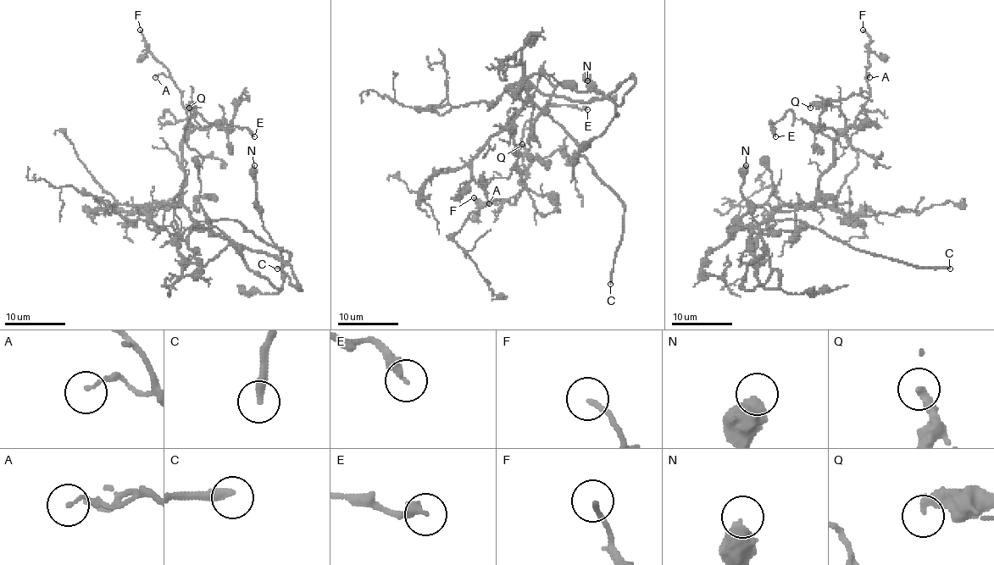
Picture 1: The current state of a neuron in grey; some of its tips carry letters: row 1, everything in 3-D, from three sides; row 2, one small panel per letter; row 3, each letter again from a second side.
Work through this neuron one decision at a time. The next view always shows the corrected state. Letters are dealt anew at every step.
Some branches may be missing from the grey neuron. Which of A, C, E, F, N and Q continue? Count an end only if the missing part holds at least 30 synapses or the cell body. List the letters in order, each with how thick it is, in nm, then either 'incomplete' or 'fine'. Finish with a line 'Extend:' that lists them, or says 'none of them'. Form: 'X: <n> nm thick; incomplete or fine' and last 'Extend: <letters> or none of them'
A: 110 nm thick; fine
C: 320 nm thick; incomplete
E: 360 nm thick; fine
F: 160 nm thick; fine
N: 600 nm thick; fine
Q: 280 nm thick; fine
Extend: C

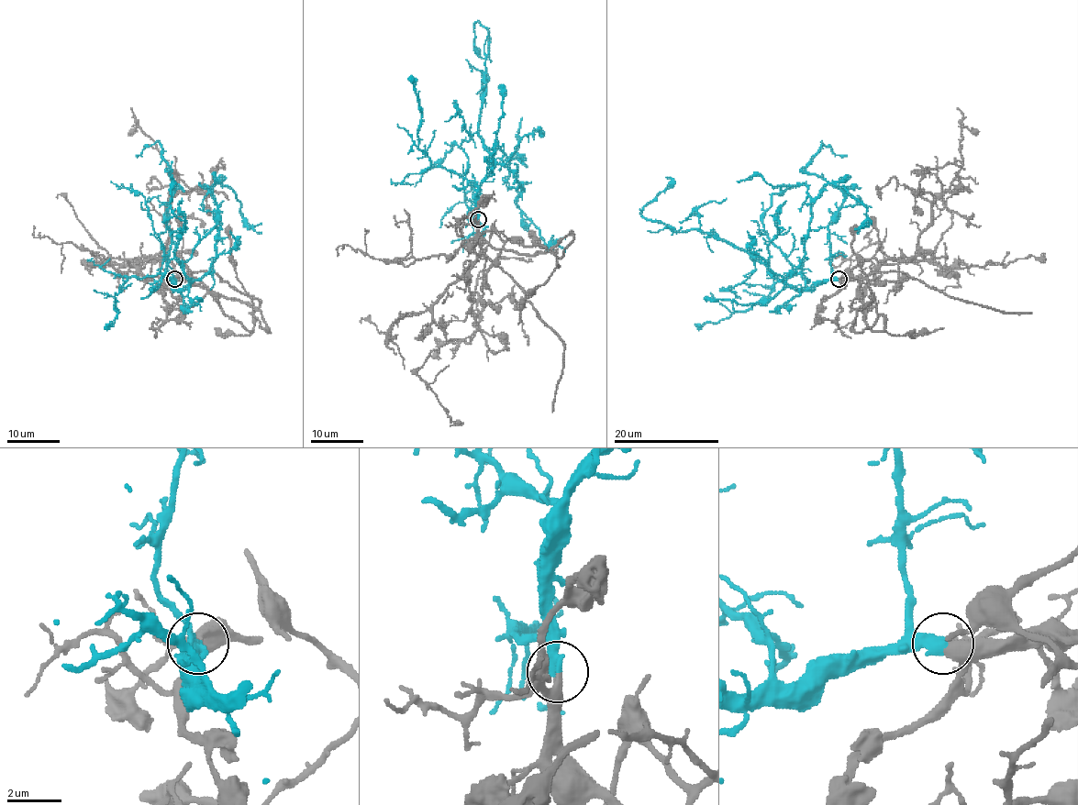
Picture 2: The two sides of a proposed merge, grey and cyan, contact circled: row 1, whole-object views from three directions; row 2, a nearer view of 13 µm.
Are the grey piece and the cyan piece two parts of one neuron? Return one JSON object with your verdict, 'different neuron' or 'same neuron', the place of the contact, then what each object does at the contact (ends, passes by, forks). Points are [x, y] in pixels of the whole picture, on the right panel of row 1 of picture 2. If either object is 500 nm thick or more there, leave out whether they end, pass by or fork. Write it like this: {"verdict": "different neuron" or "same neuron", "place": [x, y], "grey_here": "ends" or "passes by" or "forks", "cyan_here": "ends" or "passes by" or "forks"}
{"verdict": "same neuron", "place": [839, 279], "grey_here": "passes by", "cyan_here": "ends"}

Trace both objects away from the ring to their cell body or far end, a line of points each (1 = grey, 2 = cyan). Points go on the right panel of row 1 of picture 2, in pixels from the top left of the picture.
1: (839, 280), (868, 277), (886, 259), (925, 261), (961, 269), (1006, 265), (1042, 253)
2: (839, 280), (794, 289), (722, 240), (648, 220), (643, 207), (667, 186), (666, 177)

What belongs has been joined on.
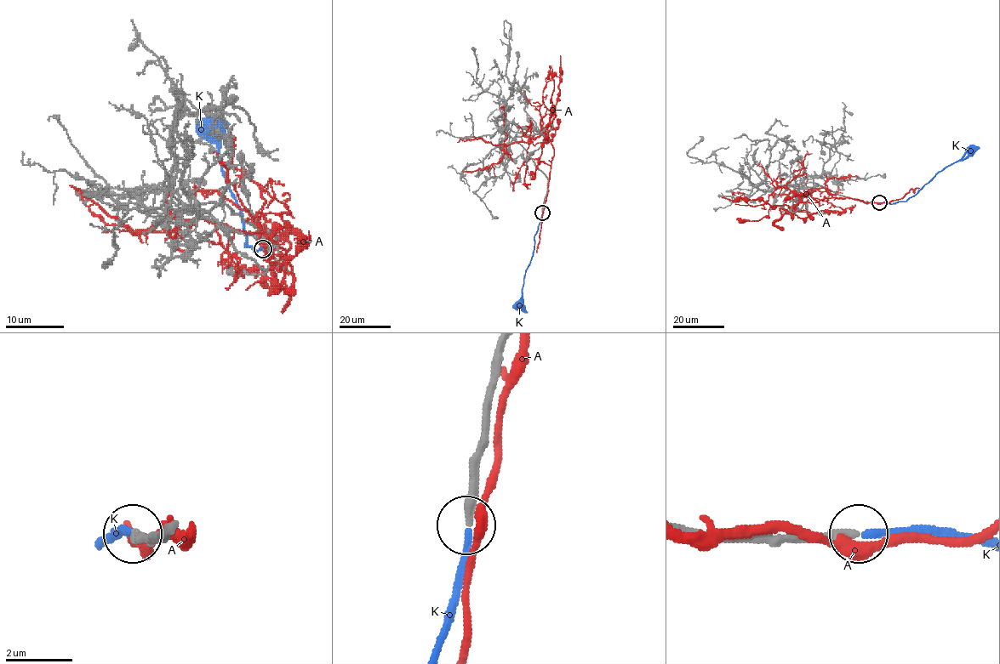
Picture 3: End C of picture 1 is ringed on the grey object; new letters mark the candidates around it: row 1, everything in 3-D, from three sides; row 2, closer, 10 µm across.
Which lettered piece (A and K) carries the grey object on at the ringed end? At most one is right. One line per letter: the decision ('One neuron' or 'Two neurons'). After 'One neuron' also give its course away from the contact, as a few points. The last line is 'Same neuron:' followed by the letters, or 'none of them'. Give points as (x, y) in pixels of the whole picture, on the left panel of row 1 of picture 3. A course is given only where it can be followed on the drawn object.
A: Two neurons
K: One neuron. Its course: (263, 248), (254, 252), (244, 246), (242, 213), (225, 179), (214, 134), (202, 131), (206, 128)
Same neuron: K

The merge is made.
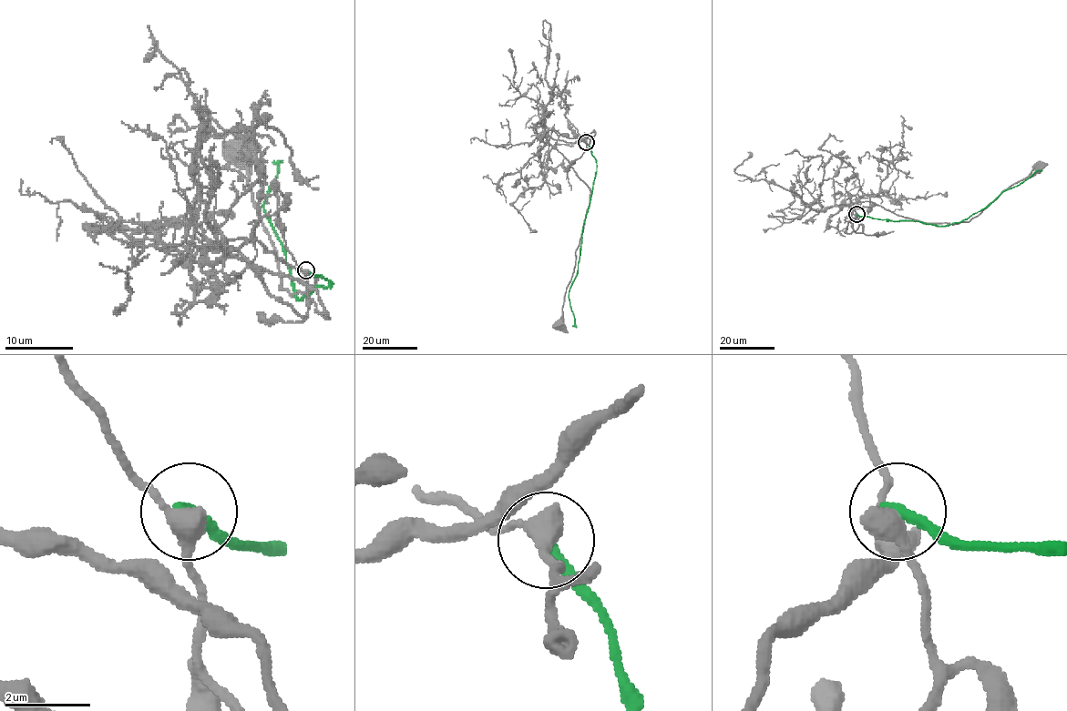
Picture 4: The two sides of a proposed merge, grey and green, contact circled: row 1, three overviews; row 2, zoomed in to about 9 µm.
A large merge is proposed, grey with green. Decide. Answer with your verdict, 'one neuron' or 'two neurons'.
two neurons

